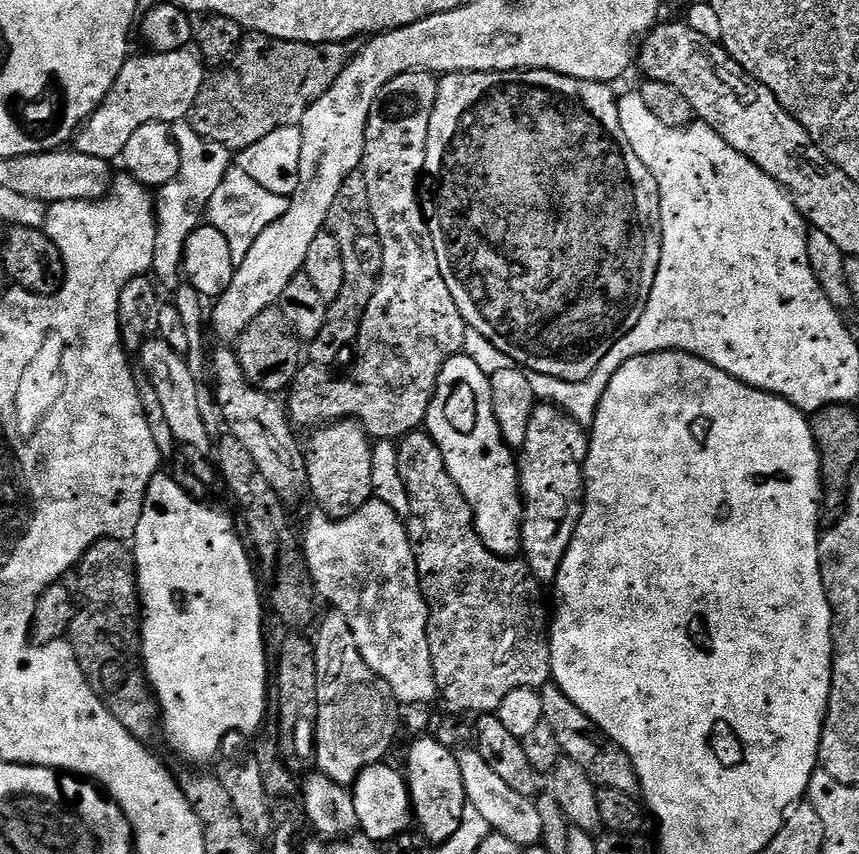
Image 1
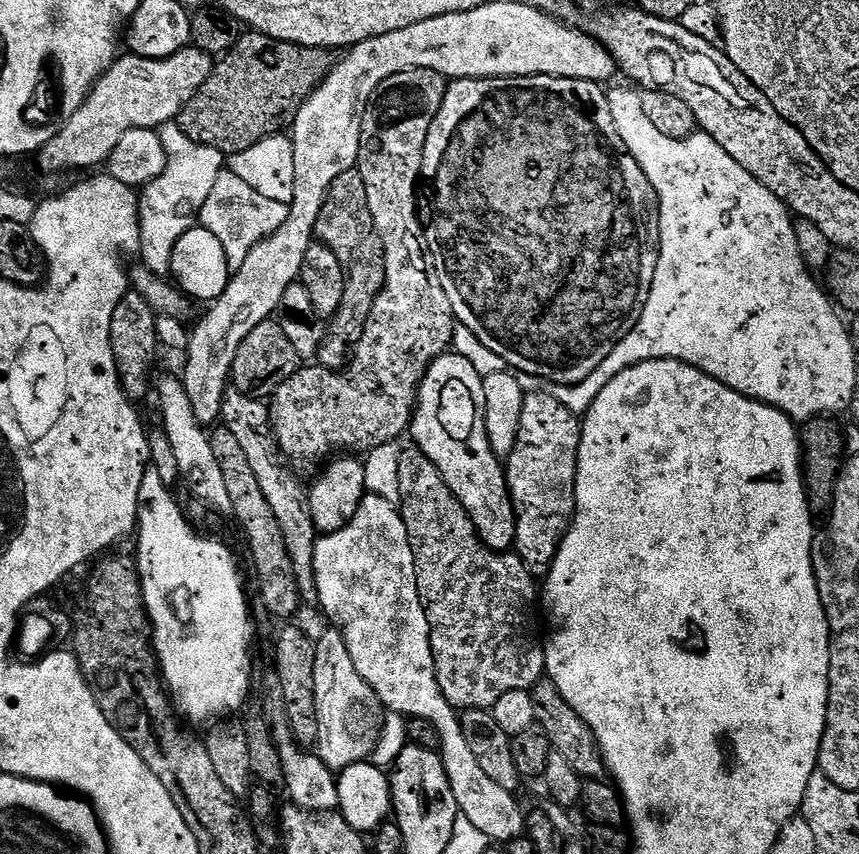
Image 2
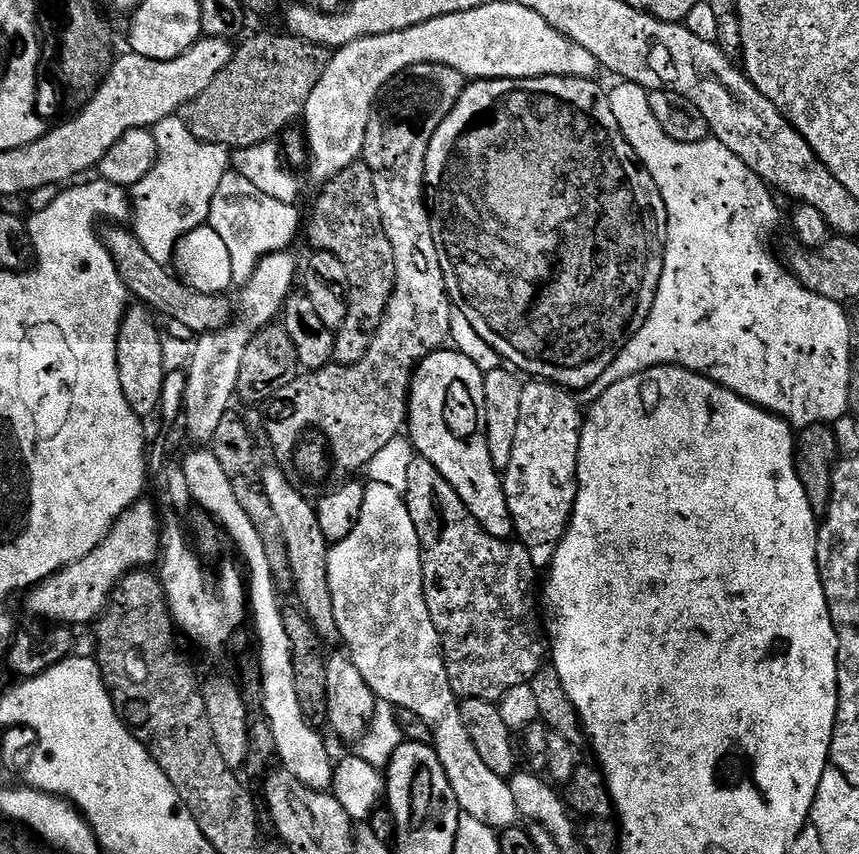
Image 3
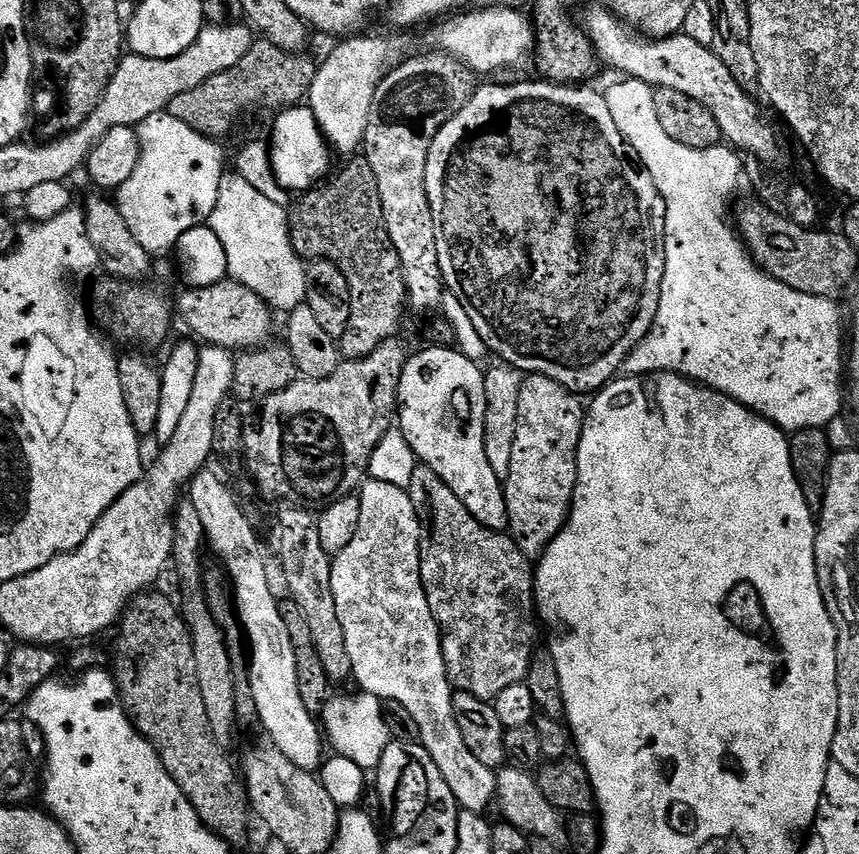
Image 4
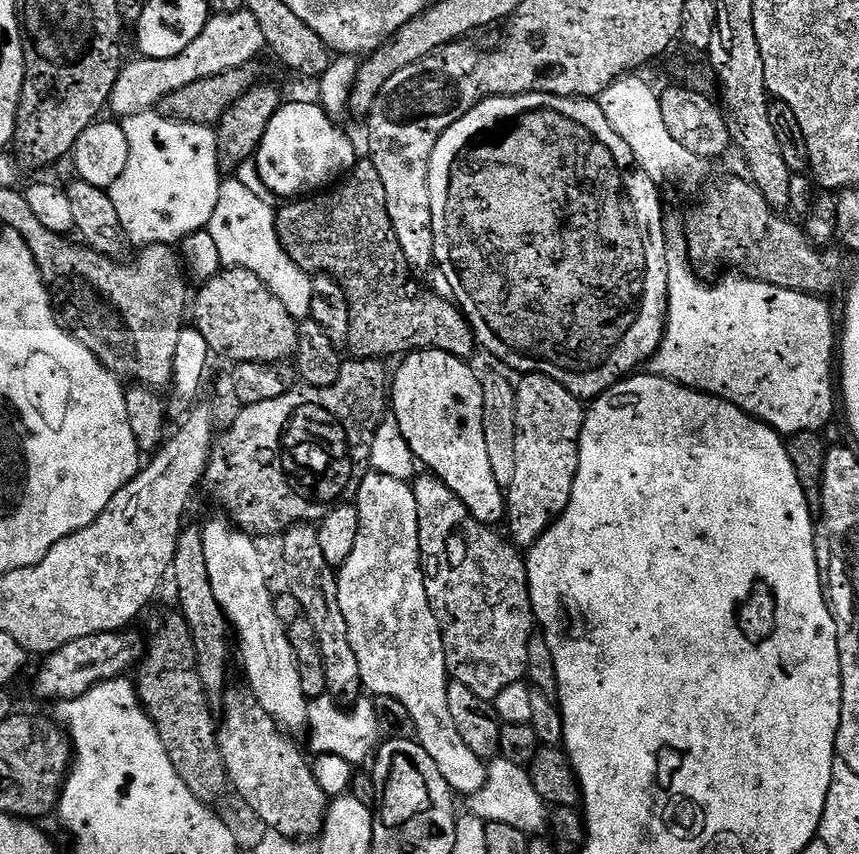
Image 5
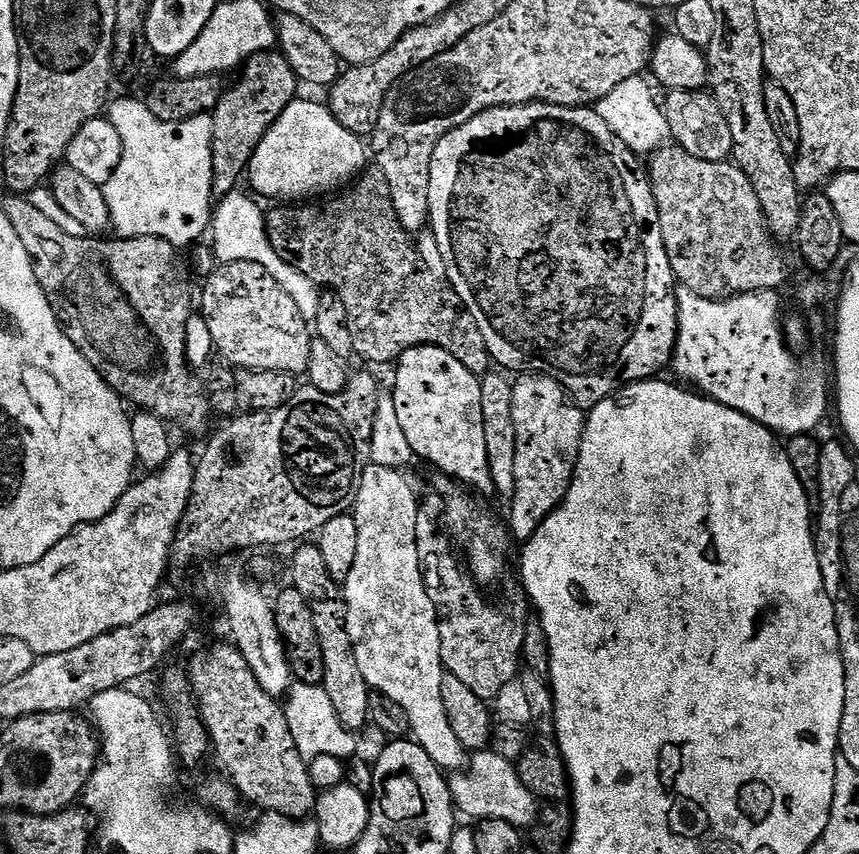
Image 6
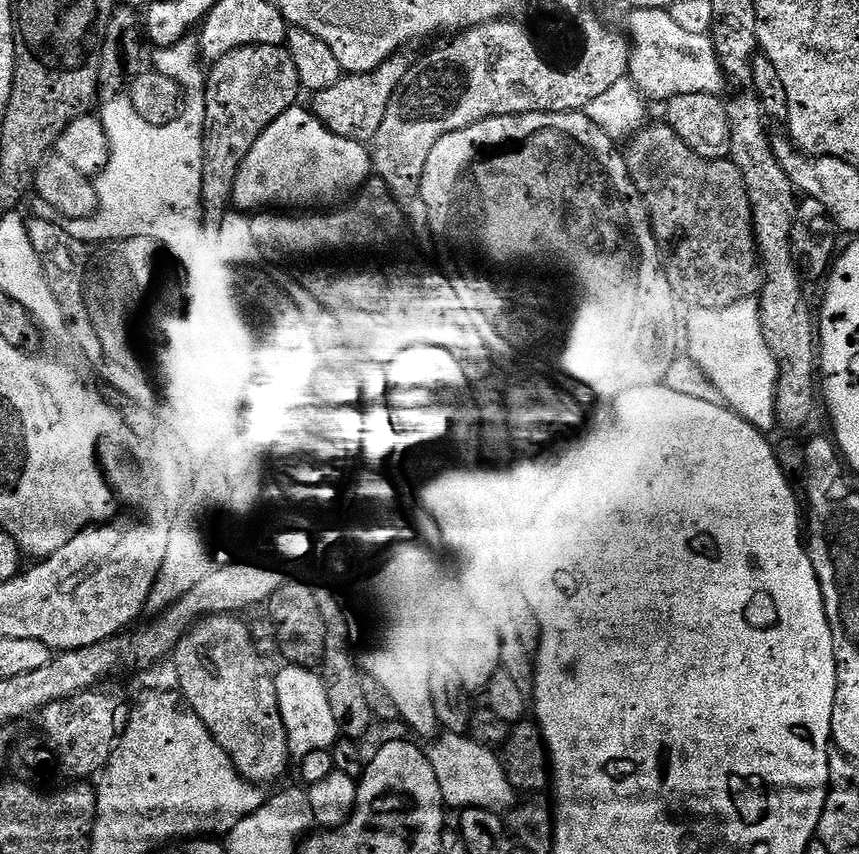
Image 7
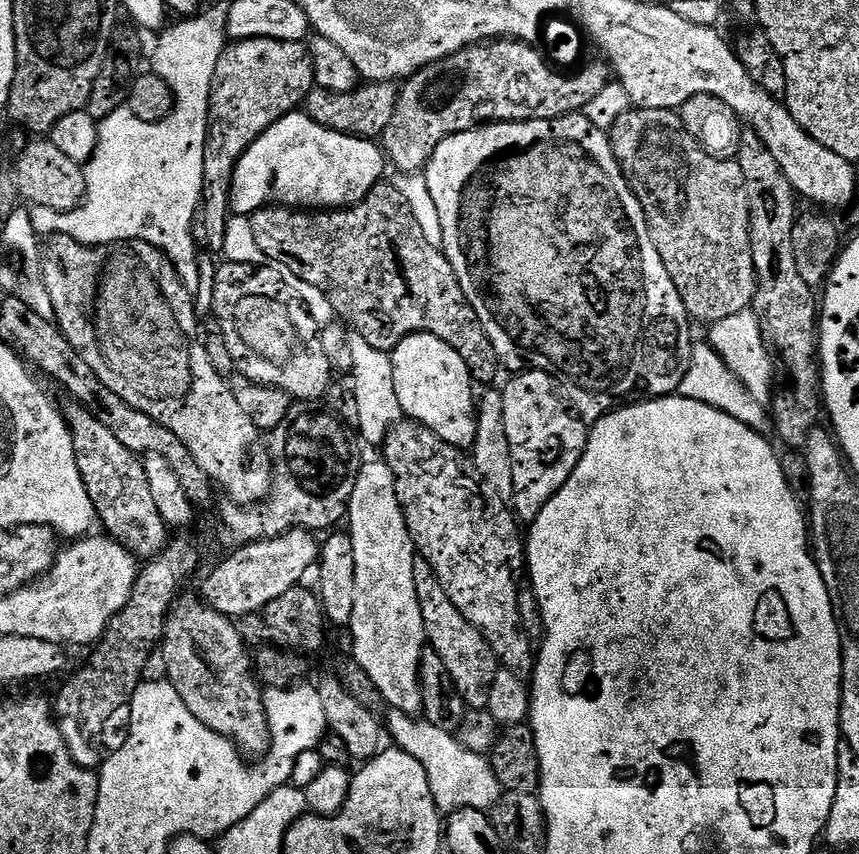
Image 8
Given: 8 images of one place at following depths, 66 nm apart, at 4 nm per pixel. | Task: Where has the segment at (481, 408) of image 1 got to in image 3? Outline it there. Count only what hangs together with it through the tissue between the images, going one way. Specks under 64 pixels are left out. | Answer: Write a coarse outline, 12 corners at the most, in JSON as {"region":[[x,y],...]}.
{"region":[[431,352],[408,391],[412,447],[499,540],[513,535],[486,442],[484,373]]}

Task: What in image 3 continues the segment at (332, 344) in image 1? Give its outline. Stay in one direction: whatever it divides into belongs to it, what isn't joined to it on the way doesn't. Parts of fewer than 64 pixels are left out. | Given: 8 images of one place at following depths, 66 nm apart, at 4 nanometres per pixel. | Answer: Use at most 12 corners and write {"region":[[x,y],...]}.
{"region":[[370,166],[323,181],[306,224],[346,266],[337,364],[357,364],[396,285]]}

